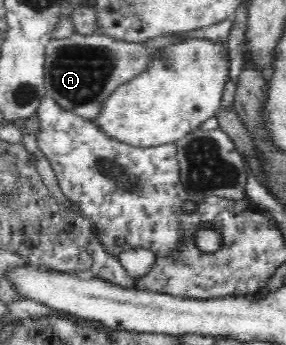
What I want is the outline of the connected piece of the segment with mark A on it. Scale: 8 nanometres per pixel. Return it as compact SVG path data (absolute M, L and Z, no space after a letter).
M74 33L68 39L52 39L45 47L44 86L47 96L74 116L90 121L97 119L108 97L120 85L143 72L153 52L158 51L154 44L151 48L144 44L117 40L100 33L80 35Z

